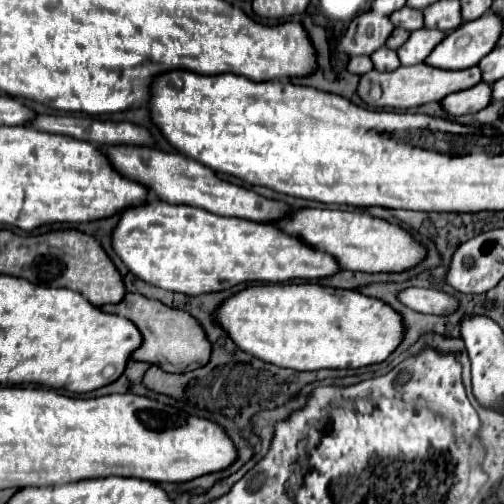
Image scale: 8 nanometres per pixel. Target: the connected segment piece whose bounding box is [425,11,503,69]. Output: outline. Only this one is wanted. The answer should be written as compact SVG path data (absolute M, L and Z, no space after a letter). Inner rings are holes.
M483 15L451 31L425 59L439 69L467 69L477 65L499 41L503 29L501 15Z

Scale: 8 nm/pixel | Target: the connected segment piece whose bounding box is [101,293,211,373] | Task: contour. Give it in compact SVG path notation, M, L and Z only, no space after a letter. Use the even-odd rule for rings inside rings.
M127 293L121 303L105 305L101 309L105 313L127 317L139 327L143 335L143 345L133 353L135 361L157 365L167 373L187 373L187 371L205 367L211 359L211 343L207 341L207 335L201 323L195 317L191 317L187 311L167 307L161 301L147 299L145 295L139 295L139 293Z

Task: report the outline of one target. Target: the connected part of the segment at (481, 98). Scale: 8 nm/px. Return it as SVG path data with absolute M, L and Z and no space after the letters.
M481 81L479 85L467 89L467 91L451 93L441 101L445 111L453 117L477 113L477 111L485 109L489 103L491 103L491 85L485 83L485 81Z

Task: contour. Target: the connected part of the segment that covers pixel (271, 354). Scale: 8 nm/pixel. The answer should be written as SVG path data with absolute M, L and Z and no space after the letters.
M311 283L247 287L227 299L215 319L243 351L295 371L359 369L383 363L407 331L403 317L379 299Z

